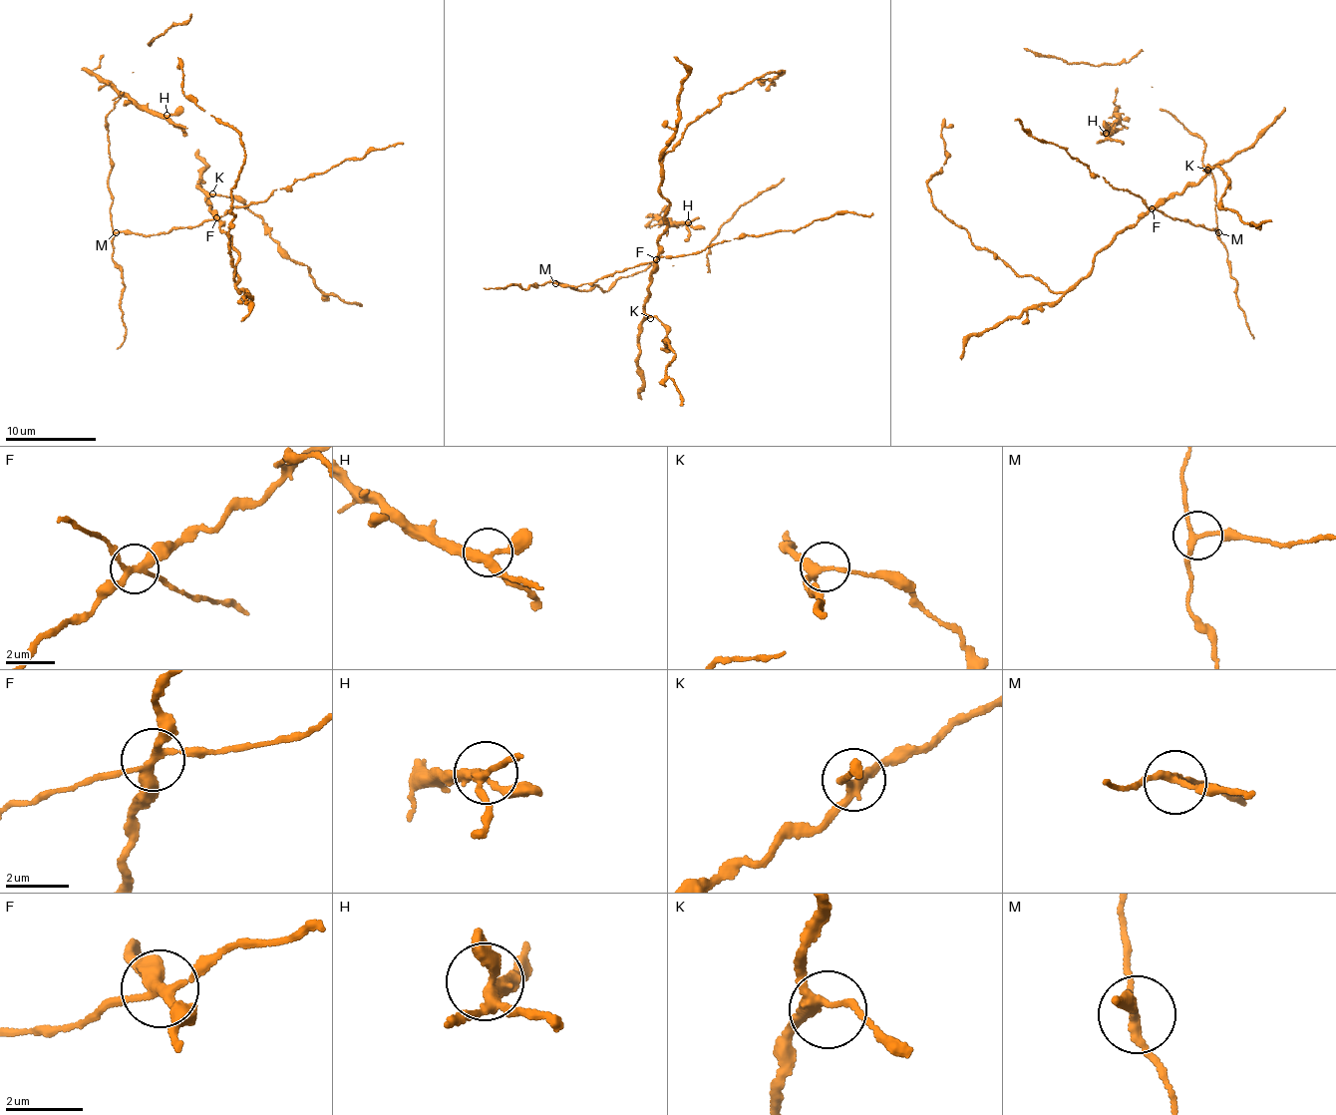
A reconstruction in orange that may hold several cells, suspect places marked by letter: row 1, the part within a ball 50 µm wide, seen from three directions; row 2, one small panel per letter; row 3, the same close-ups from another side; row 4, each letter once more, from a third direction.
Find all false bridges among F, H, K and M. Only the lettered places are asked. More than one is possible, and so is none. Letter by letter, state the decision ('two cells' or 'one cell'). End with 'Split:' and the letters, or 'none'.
F: two cells
H: one cell
K: one cell
M: two cells
Split: F, M

